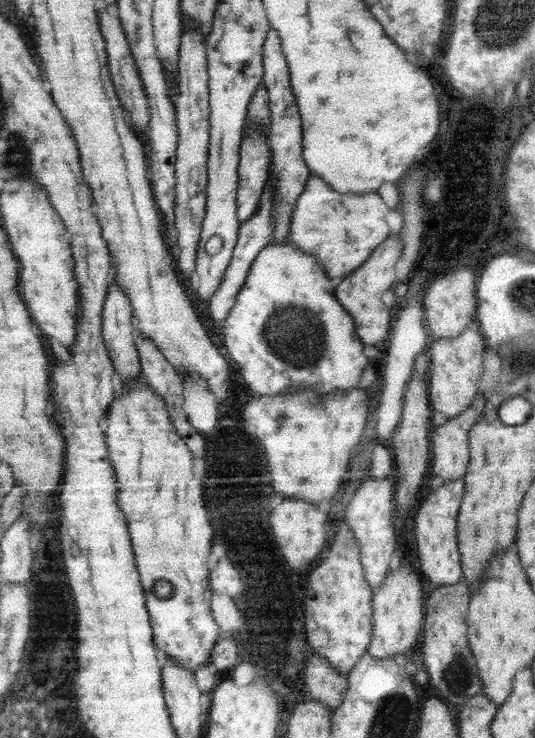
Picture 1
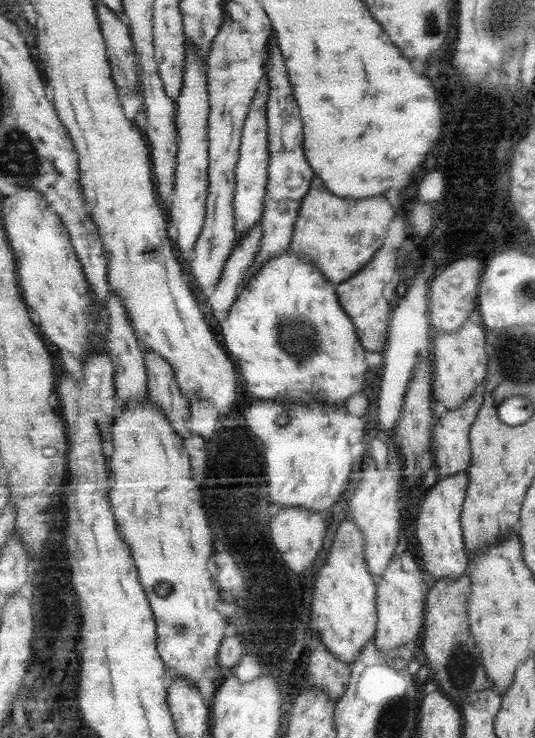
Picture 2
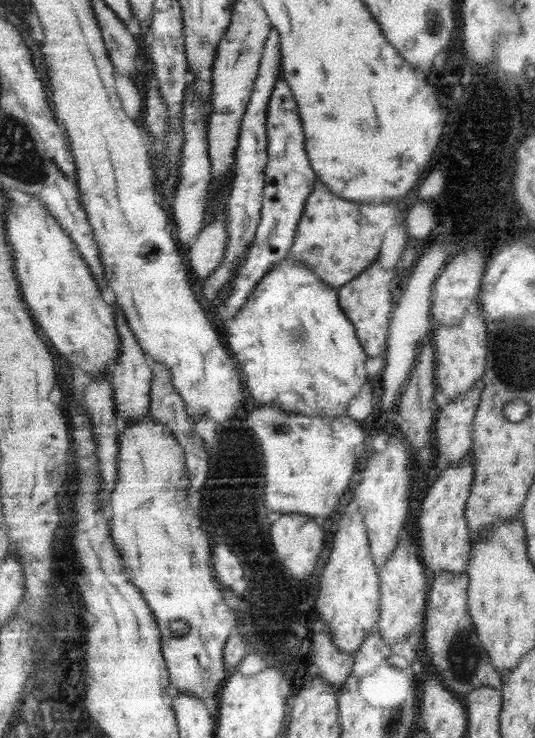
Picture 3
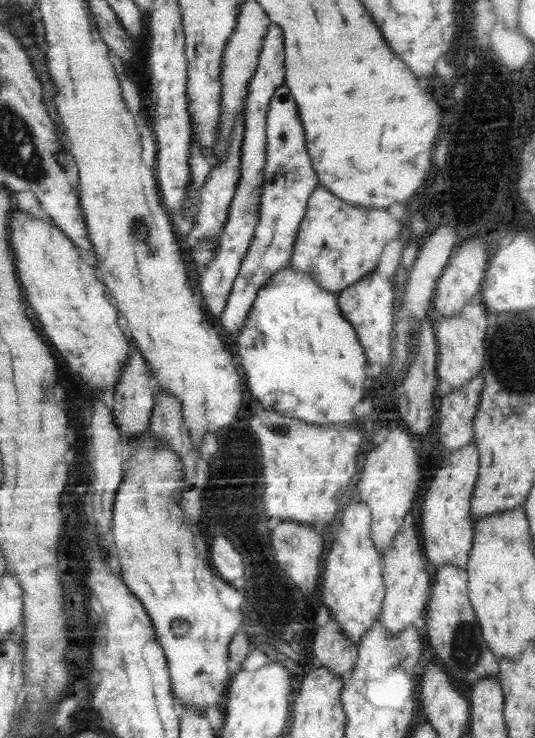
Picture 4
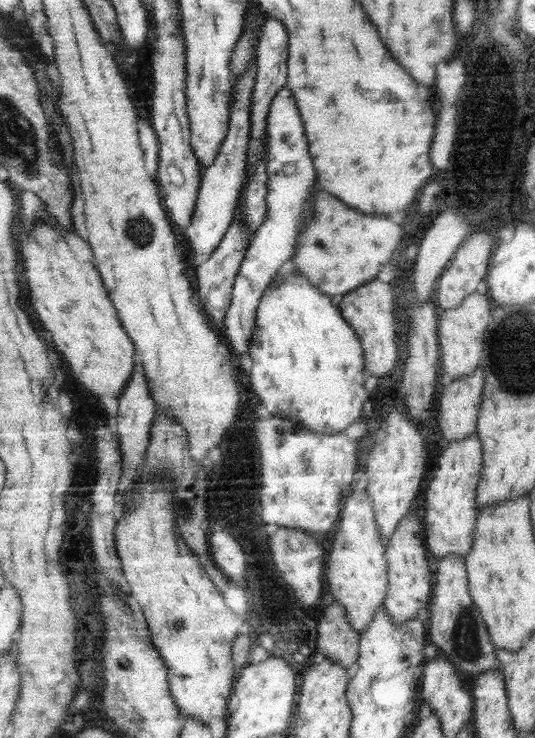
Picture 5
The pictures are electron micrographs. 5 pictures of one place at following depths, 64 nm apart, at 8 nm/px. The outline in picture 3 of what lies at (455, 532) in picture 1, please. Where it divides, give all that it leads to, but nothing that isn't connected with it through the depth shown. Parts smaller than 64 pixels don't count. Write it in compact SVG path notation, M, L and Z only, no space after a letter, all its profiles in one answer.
M473 450L461 461L459 467L445 468L437 474L422 504L422 513L418 517L420 548L423 560L434 575L440 572L466 572L470 562L474 538L467 524L466 510L471 490L475 482L475 461Z

